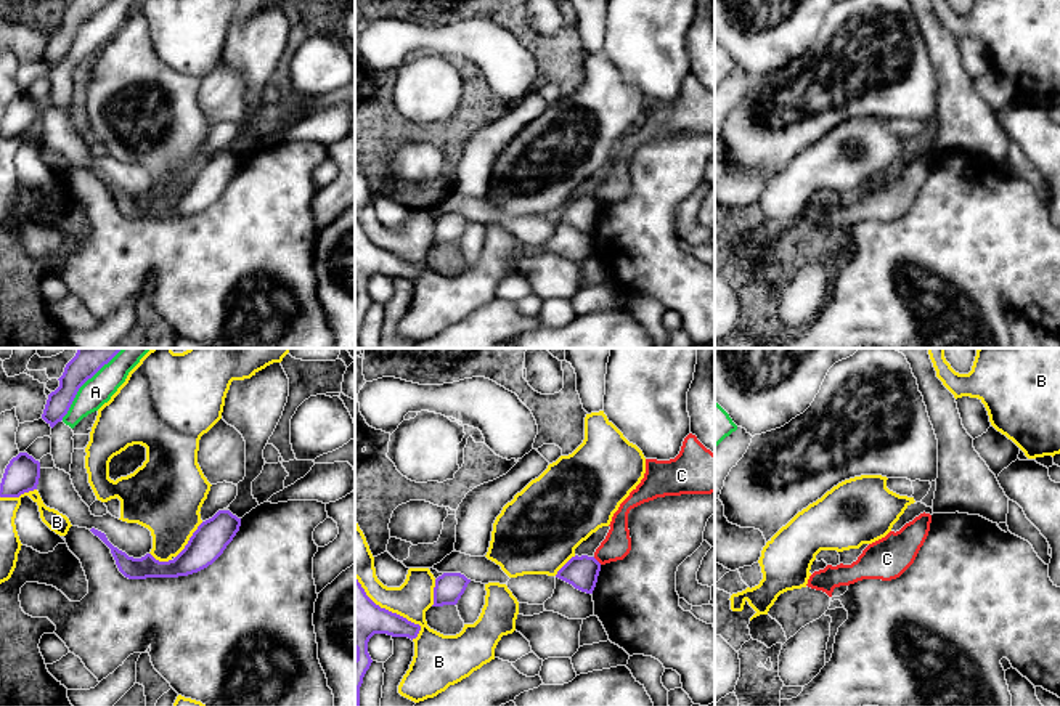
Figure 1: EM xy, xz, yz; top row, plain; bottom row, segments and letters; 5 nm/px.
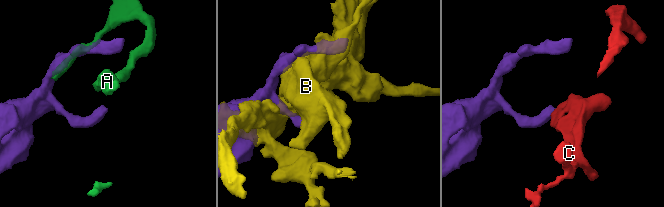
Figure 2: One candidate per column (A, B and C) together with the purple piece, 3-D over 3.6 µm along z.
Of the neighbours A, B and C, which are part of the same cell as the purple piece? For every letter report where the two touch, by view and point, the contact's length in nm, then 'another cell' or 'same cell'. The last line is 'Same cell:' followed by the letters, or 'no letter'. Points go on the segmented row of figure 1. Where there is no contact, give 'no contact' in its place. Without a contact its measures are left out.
A: xy (85, 381) | 480 nm | another cell
B: xz (387, 610) | 440 nm | another cell
C: xz (596, 560) | 60 nm | another cell
Same cell: no letter

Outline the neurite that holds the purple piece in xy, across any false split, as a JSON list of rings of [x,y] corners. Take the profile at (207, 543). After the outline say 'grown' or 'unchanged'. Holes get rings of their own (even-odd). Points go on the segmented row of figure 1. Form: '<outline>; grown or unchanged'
[[[218,510],[212,518],[202,521],[190,538],[185,549],[169,562],[159,562],[151,554],[141,558],[128,557],[114,547],[104,533],[92,528],[109,549],[119,571],[128,579],[178,578],[198,573],[212,565],[239,531],[241,518],[230,510]]]; unchanged

